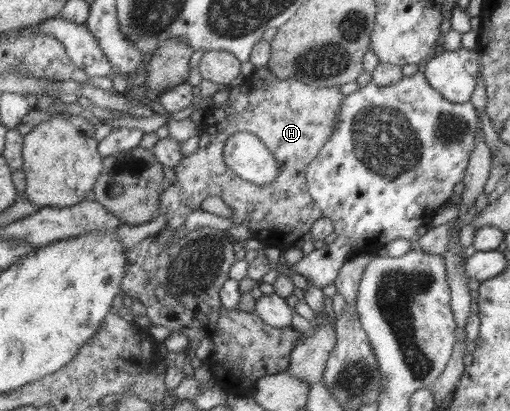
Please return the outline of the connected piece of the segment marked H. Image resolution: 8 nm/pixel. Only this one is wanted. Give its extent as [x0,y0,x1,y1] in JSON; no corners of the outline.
[156,66,344,250]

